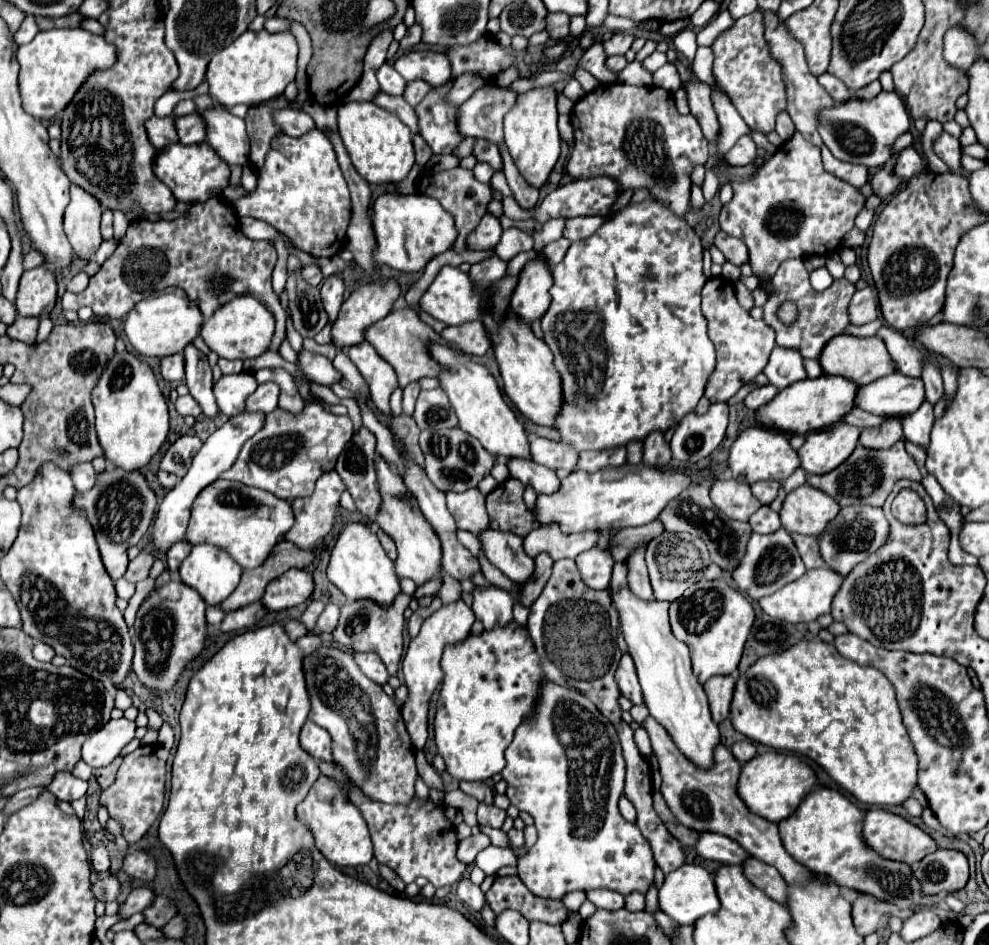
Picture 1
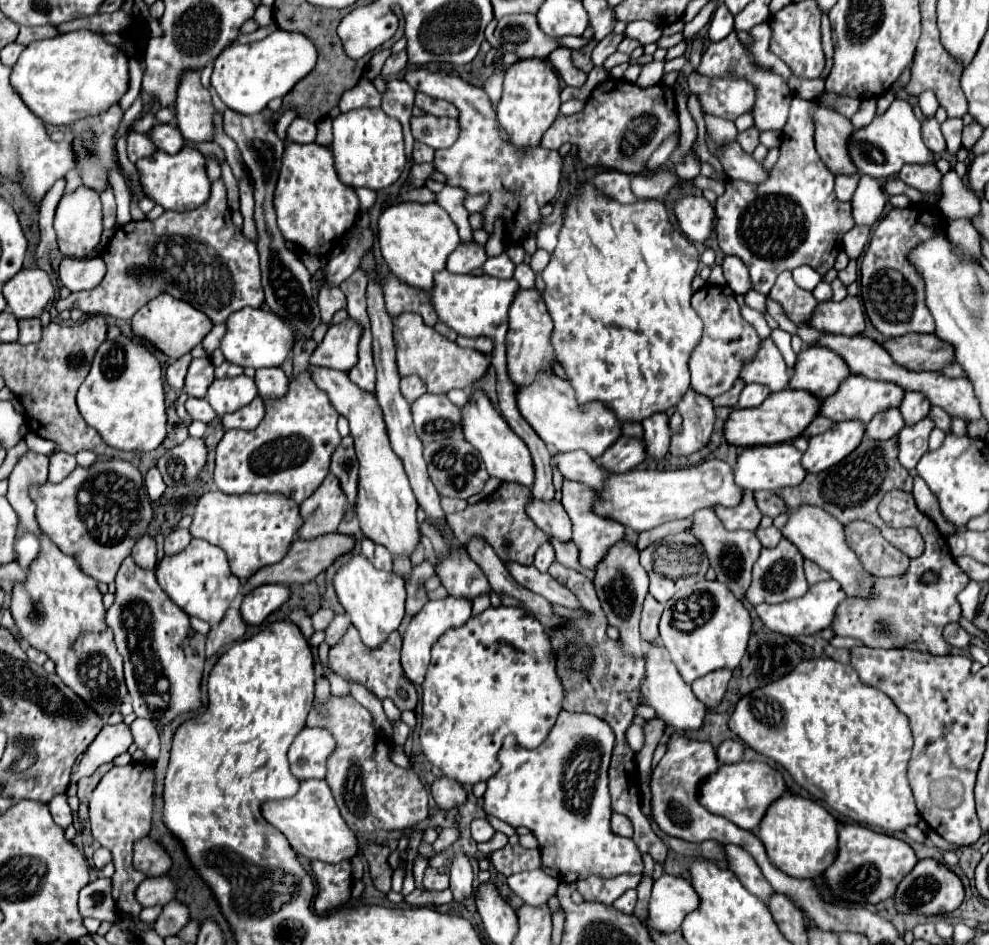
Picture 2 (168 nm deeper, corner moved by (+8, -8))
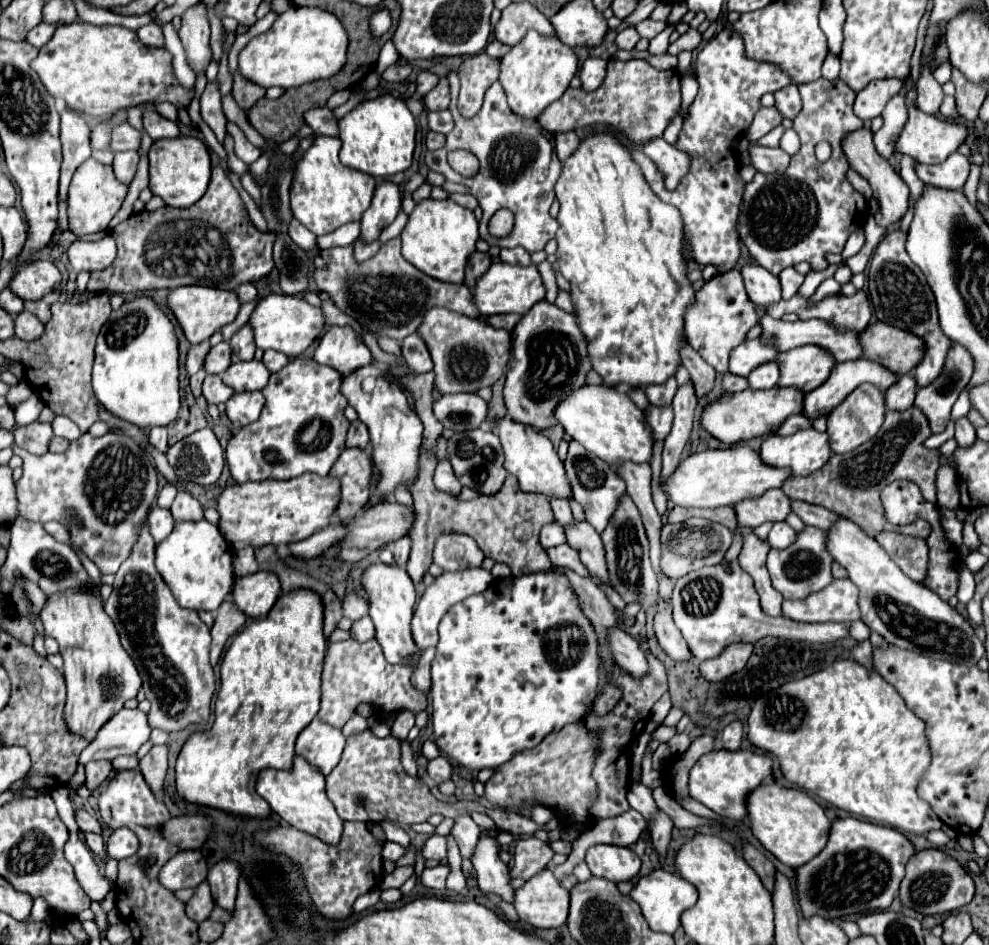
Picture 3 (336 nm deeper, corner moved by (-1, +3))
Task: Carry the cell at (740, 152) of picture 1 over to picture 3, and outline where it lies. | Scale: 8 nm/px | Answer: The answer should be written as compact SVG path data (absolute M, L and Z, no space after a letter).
M760 108L758 114L754 116L754 122L750 124L750 128L744 132L744 136L750 142L758 142L764 134L768 134L772 128L776 128L782 122L782 116L776 108Z

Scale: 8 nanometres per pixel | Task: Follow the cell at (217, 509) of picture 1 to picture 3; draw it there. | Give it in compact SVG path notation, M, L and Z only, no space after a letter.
M302 474L290 480L264 480L226 486L216 498L216 510L220 514L218 530L232 546L232 550L242 548L262 548L292 544L312 536L318 528L328 526L340 500L340 484L336 478L318 478L316 474Z

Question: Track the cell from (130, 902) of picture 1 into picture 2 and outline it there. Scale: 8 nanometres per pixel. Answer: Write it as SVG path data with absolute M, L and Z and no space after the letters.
M159 875L159 877L147 877L139 889L137 889L137 899L143 907L153 907L153 905L167 905L169 901L175 899L177 885L169 875Z

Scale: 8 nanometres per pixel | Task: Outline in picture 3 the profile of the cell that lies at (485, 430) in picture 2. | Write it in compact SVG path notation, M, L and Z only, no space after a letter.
M494 418L494 426L504 450L504 468L518 478L520 488L524 492L542 492L542 494L560 496L560 498L568 498L572 494L570 484L566 480L564 464L554 452L552 442L542 432L536 432L532 426L520 424L512 418Z

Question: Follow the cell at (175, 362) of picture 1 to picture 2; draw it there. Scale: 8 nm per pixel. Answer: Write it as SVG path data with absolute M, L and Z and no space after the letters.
M187 353L187 355L183 355L183 357L177 359L177 361L173 361L173 363L167 367L167 383L169 383L171 387L183 389L183 385L185 385L185 373L187 373L187 367L189 367L191 359L193 359L193 357Z

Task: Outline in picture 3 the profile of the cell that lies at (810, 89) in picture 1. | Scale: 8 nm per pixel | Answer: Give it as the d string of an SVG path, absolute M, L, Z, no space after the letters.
M860 128L860 130L854 130L852 134L846 134L842 138L842 150L844 150L844 156L848 158L848 164L852 170L856 170L862 178L866 178L872 186L872 194L874 198L878 200L878 212L874 214L874 220L878 226L890 226L894 222L898 222L906 208L908 208L908 186L902 182L902 178L894 172L894 168L878 156L876 148L874 148L874 142L872 142L872 132L866 130L866 128Z

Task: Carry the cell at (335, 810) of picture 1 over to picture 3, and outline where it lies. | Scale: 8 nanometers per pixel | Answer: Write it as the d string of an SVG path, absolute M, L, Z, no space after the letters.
M296 756L292 774L282 772L282 770L260 772L256 790L270 804L270 808L296 830L316 836L322 842L328 842L330 846L336 846L340 842L344 820L336 814L336 808L332 806L332 802L326 794L326 776L320 774L320 770L312 770L312 766L308 766L308 762L304 762L304 758Z

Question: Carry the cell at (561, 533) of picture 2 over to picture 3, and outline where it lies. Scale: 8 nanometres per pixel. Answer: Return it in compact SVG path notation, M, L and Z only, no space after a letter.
M574 520L572 526L568 526L566 538L568 544L578 550L580 560L588 566L592 576L598 576L608 584L608 574L606 574L606 562L604 562L604 546L600 540L600 534L584 520Z

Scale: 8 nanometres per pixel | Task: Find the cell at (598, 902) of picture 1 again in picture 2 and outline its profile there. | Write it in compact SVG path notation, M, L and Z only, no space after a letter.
M591 875L579 881L577 889L585 897L585 901L603 901L611 905L627 889L635 889L635 885L639 885L639 877L641 875L617 875L611 879L603 879L603 877Z

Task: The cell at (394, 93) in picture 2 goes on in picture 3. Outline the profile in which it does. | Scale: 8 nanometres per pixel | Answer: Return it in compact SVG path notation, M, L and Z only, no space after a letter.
M422 70L422 72L416 76L416 80L414 80L414 84L416 84L416 92L420 92L420 94L428 94L428 92L436 86L436 82L438 82L438 76L436 76L434 72Z

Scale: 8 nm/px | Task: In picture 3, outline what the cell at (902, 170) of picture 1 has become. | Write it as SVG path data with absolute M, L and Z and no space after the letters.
M950 154L940 164L916 164L916 176L926 186L936 186L942 190L960 190L968 178L970 160L962 154Z

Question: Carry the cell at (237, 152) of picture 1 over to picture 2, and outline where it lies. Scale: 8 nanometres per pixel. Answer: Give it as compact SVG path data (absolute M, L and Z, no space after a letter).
M185 69L177 85L177 123L185 139L213 141L213 103L201 85L201 69Z

